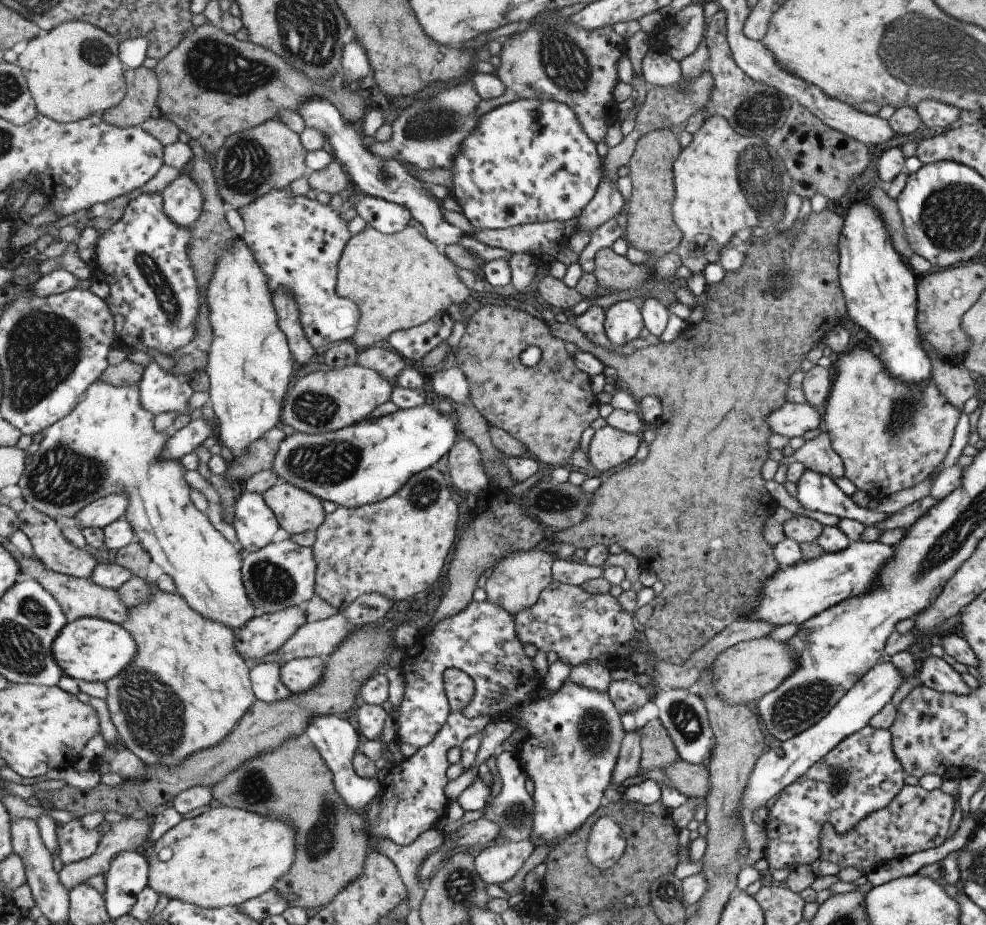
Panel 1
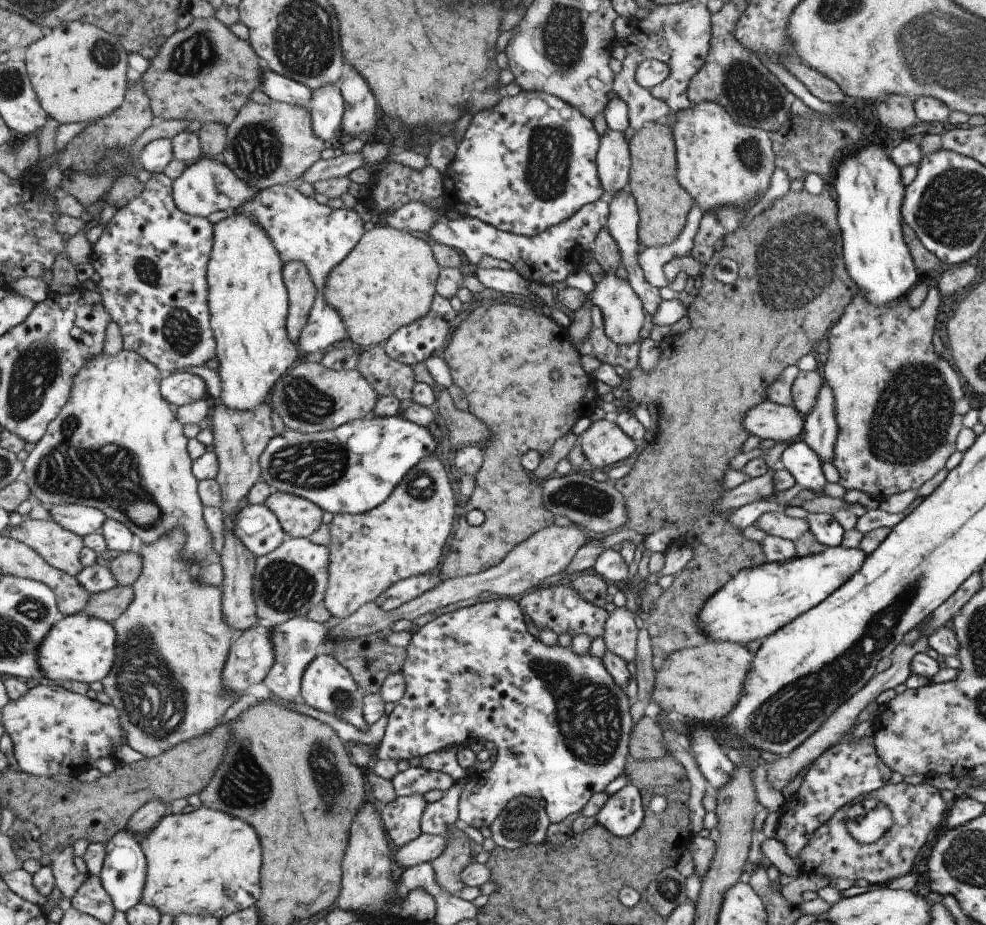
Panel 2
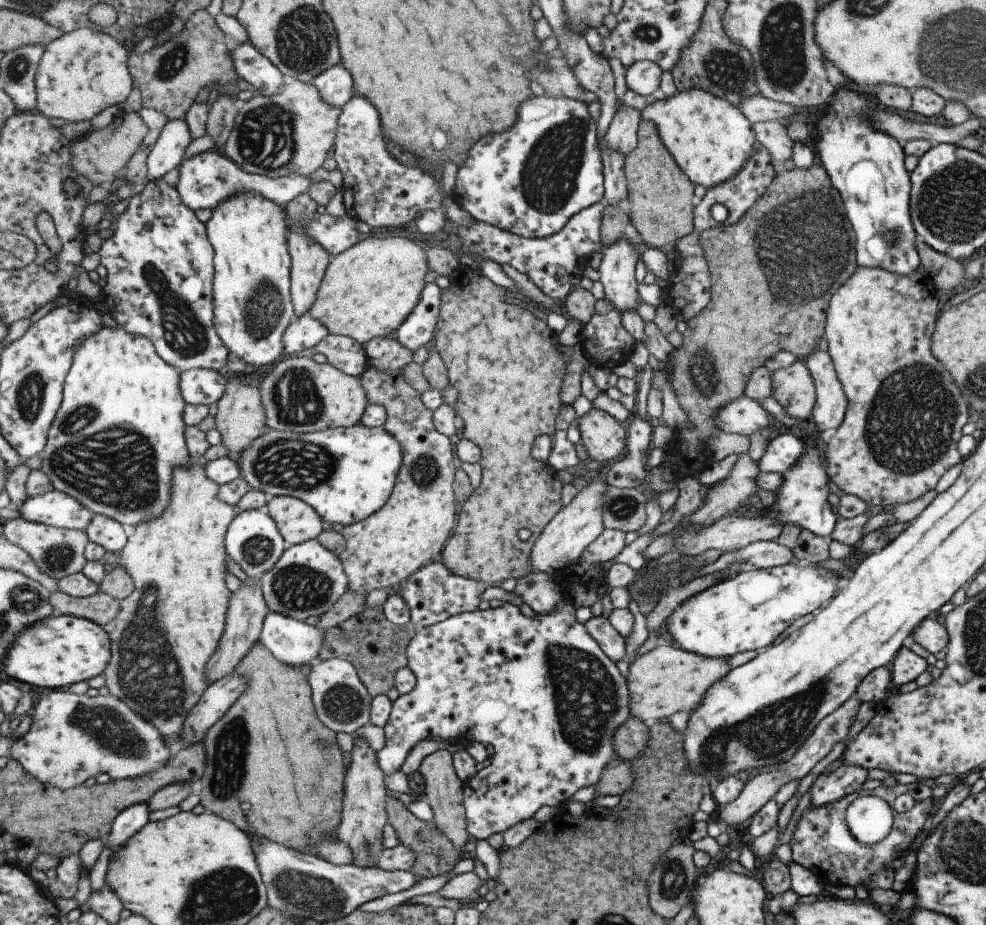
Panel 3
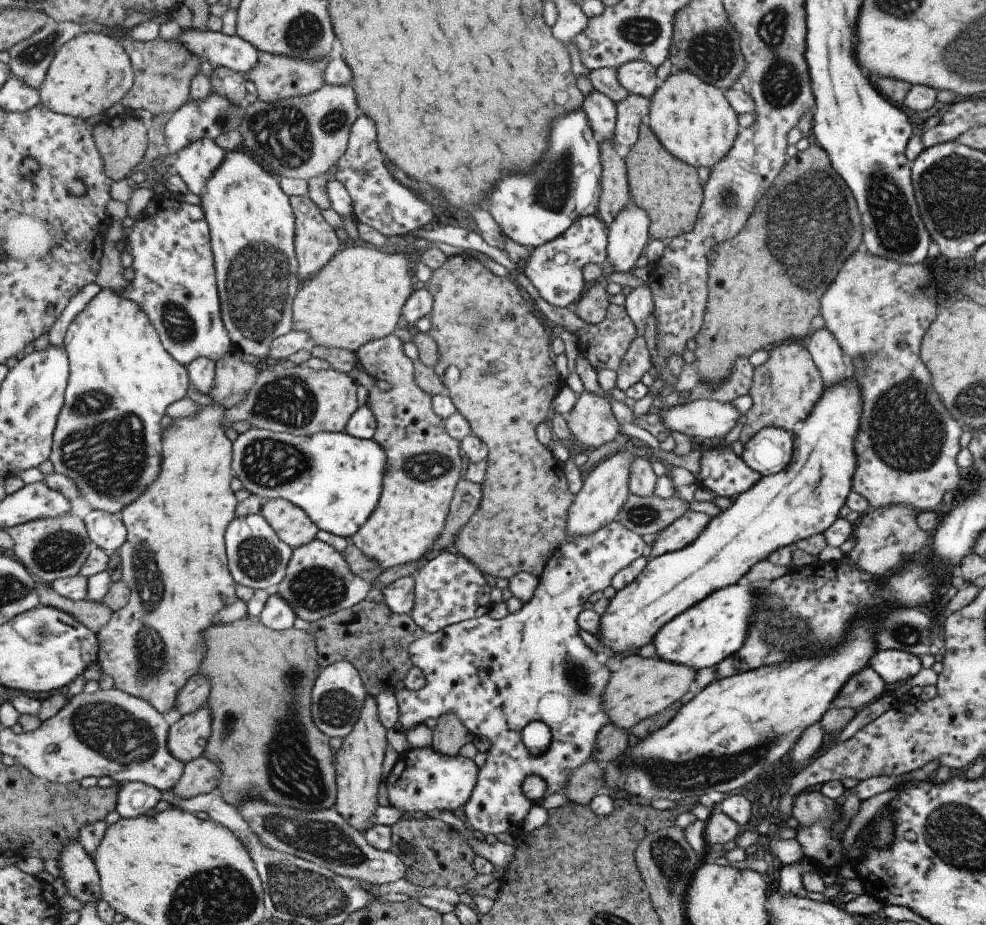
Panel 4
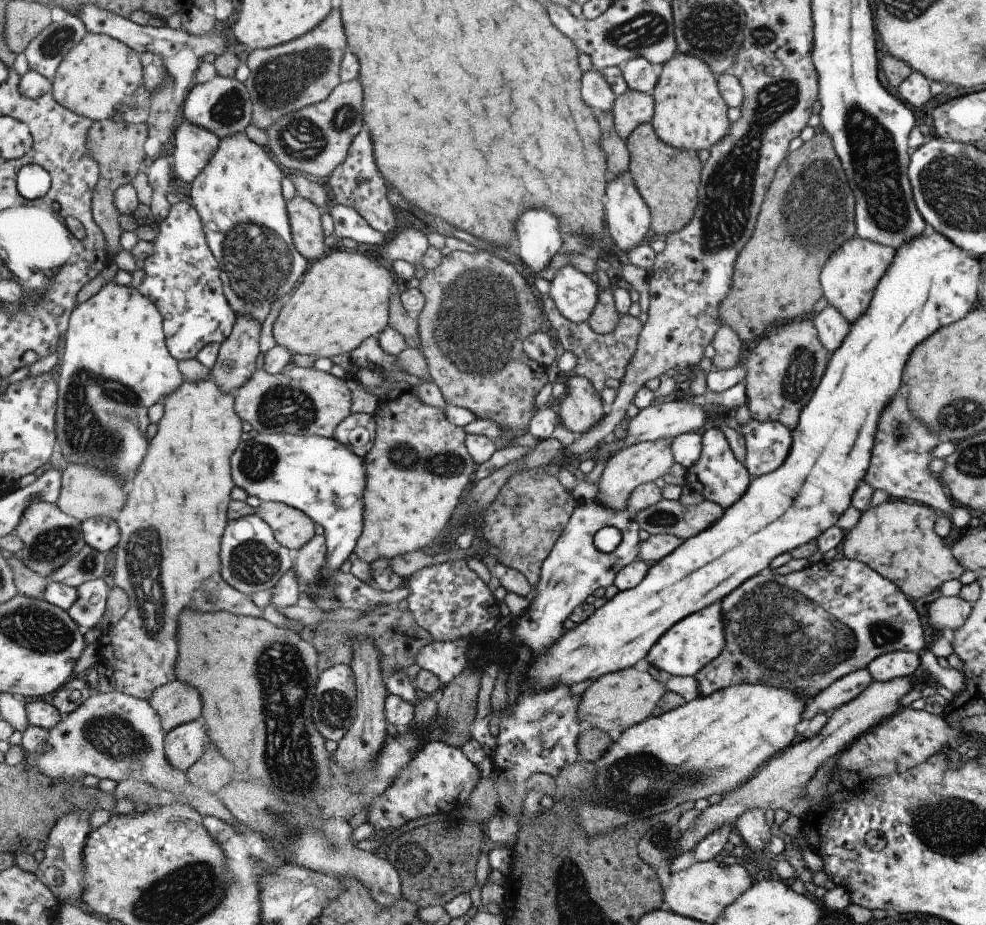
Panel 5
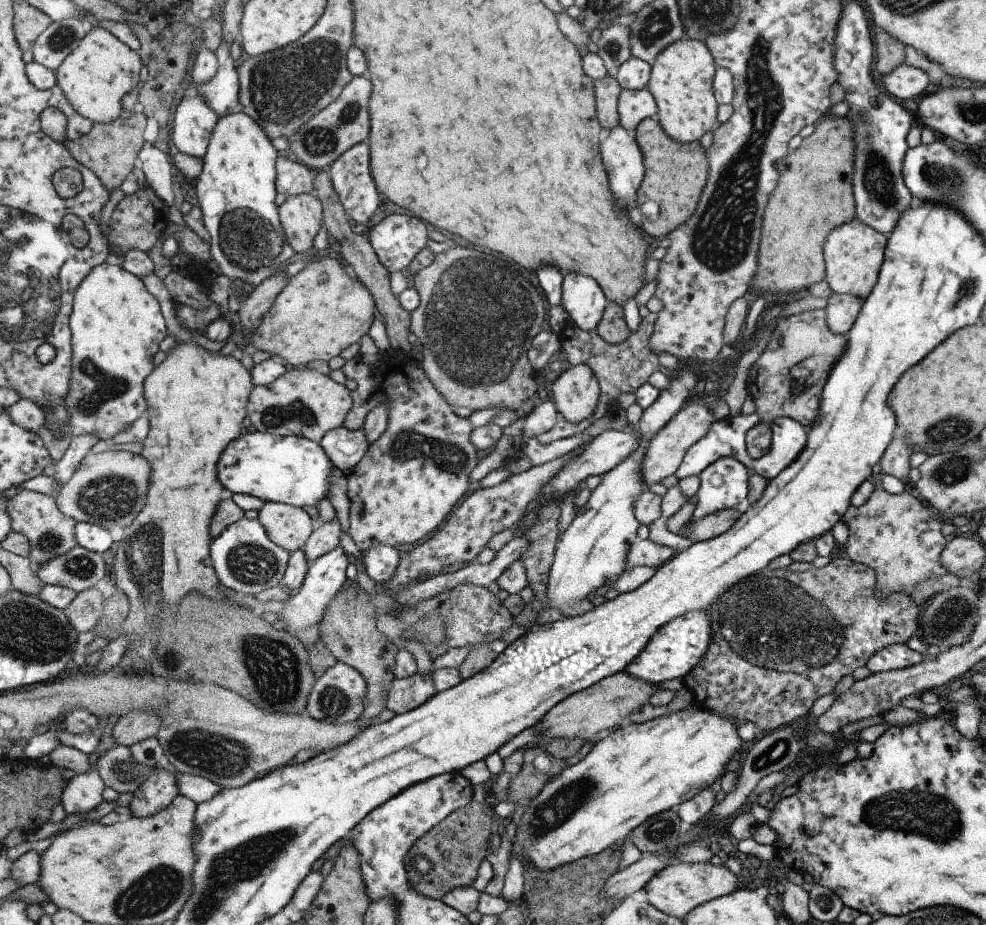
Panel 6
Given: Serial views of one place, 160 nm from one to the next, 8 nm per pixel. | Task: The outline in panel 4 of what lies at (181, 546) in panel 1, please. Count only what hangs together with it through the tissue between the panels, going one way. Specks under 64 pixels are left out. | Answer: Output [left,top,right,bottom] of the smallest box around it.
[50,289,190,514]

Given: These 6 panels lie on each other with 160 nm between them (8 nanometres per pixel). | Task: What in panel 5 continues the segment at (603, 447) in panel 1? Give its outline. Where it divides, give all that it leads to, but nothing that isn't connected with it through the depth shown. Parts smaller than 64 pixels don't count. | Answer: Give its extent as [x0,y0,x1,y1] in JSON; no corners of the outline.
[556,372,604,435]

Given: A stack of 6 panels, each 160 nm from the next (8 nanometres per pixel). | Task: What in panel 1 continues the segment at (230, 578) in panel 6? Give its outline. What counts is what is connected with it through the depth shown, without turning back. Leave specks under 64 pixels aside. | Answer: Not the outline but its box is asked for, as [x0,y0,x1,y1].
[232,491,282,553]

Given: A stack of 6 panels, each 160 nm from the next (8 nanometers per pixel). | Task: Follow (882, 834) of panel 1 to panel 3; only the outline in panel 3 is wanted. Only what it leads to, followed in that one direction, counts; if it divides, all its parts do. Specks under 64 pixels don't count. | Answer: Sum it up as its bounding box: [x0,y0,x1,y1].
[788,783,935,890]

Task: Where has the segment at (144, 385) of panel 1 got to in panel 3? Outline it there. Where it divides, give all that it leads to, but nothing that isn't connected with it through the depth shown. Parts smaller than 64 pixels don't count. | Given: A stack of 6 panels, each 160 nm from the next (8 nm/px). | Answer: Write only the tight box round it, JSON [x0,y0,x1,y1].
[181,368,228,406]

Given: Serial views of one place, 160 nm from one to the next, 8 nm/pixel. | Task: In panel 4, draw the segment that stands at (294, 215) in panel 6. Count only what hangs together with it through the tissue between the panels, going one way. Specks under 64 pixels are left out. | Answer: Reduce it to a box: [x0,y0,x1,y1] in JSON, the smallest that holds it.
[290,196,344,286]

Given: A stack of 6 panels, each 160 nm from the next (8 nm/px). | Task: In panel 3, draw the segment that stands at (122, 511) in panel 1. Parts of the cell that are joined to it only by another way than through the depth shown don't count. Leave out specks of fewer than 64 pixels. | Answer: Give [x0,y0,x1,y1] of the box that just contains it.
[18,489,95,531]

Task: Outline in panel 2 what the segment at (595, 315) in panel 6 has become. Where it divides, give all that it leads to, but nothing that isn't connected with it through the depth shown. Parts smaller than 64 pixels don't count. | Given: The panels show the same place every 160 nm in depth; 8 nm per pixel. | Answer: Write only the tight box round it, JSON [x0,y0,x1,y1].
[427,198,609,284]

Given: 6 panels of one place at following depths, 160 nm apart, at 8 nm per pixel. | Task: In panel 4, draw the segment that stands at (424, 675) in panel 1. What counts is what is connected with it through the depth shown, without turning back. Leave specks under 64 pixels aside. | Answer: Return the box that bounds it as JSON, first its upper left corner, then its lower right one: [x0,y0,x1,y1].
[391,520,645,837]

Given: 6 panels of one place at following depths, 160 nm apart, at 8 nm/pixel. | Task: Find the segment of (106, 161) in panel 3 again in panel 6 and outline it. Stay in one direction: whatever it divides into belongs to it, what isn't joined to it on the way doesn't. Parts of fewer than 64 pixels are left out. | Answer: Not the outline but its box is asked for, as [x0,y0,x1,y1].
[71,113,147,189]

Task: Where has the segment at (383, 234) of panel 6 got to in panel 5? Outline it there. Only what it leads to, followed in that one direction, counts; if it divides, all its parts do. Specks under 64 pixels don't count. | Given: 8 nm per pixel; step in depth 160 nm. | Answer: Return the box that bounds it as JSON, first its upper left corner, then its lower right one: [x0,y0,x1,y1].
[380,226,430,280]

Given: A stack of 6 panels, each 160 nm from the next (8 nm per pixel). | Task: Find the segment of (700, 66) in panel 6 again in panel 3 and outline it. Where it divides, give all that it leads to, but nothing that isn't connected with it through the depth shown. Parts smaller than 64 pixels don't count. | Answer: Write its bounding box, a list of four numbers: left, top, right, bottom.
[640,89,756,190]

